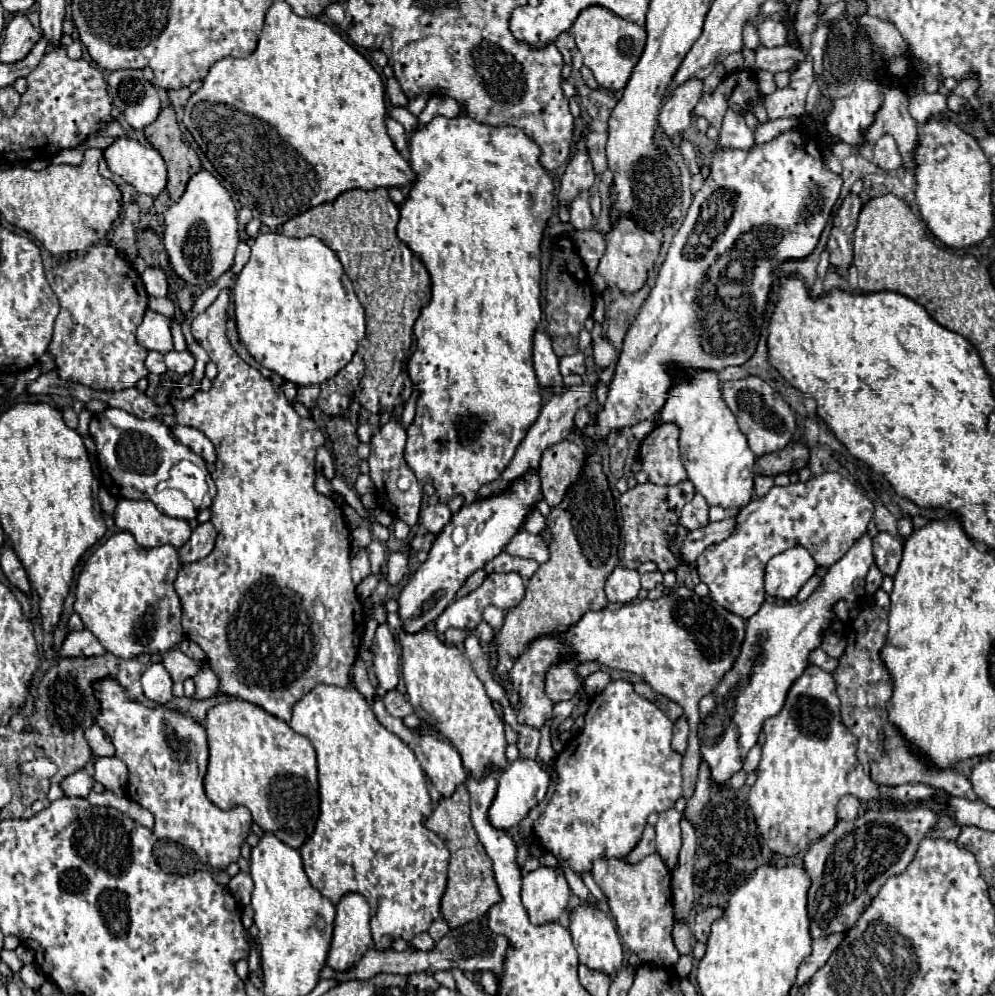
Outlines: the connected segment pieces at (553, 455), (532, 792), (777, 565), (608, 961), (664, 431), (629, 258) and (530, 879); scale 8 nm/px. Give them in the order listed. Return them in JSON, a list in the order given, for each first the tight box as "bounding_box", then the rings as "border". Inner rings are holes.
[{"bounding_box":[538,441,584,507],"border":[[[560,441],[544,451],[538,477],[542,485],[542,495],[550,507],[556,507],[562,501],[566,489],[578,479],[584,457],[584,445],[578,445],[574,441]]]},{"bounding_box":[490,757,550,829],"border":[[[518,757],[506,767],[506,771],[498,781],[498,793],[490,807],[490,823],[498,829],[510,829],[518,825],[528,815],[528,811],[546,797],[548,785],[550,785],[550,773],[542,767],[540,759]]]},{"bounding_box":[766,547,816,599],"border":[[[792,547],[766,565],[766,593],[780,599],[792,599],[802,585],[816,575],[816,561],[804,547]]]},{"bounding_box":[570,903,622,975],"border":[[[584,903],[584,905],[578,905],[576,909],[572,909],[570,933],[572,933],[572,941],[574,941],[574,947],[578,951],[582,965],[596,969],[596,971],[604,971],[608,975],[622,967],[622,943],[616,933],[614,921],[604,911],[600,911],[596,905]]]},{"bounding_box":[640,423,686,485],"border":[[[664,423],[658,425],[640,445],[640,461],[642,461],[642,469],[648,473],[650,483],[656,485],[676,485],[680,481],[686,479],[686,471],[684,465],[680,461],[680,453],[678,453],[678,427],[672,423]]]},{"bounding_box":[592,213,660,293],"border":[[[630,213],[620,215],[612,223],[612,231],[606,235],[606,241],[608,241],[606,253],[600,259],[596,277],[592,281],[594,287],[596,287],[596,291],[602,293],[606,287],[612,287],[612,285],[616,285],[620,291],[626,291],[626,293],[638,291],[644,285],[644,281],[646,281],[648,269],[652,267],[652,263],[658,257],[660,241],[656,239],[654,233],[648,233],[646,229],[642,229]]]},{"bounding_box":[522,867,570,925],"border":[[[538,867],[522,877],[522,903],[534,925],[558,921],[570,897],[568,883],[556,867]]]}]

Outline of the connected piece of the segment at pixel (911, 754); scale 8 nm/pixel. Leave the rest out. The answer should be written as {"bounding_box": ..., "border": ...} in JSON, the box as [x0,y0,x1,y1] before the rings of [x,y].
{"bounding_box":[834,591,976,799],"border":[[[876,591],[872,599],[868,599],[872,603],[866,603],[860,607],[860,613],[854,621],[850,621],[844,629],[844,637],[846,637],[846,651],[844,655],[840,657],[840,667],[834,671],[834,681],[836,681],[836,693],[842,701],[842,721],[844,725],[858,737],[858,761],[870,769],[870,777],[880,783],[880,785],[906,785],[906,783],[924,783],[924,785],[930,785],[930,787],[936,787],[936,789],[942,789],[946,791],[948,795],[956,795],[956,797],[966,797],[966,799],[976,799],[976,793],[972,791],[972,785],[968,781],[966,775],[958,773],[956,769],[940,769],[940,767],[934,767],[926,761],[924,753],[916,751],[912,747],[912,743],[898,731],[898,727],[894,727],[888,719],[888,713],[886,713],[886,703],[890,701],[892,697],[892,675],[888,673],[880,653],[882,649],[886,647],[888,639],[886,639],[886,633],[888,633],[888,613],[890,613],[890,597],[888,593],[884,591]]]}

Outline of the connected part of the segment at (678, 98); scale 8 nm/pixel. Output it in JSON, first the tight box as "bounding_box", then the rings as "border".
{"bounding_box":[658,79,702,139],"border":[[[698,79],[686,81],[678,89],[674,89],[672,97],[664,103],[660,111],[658,117],[660,131],[670,139],[682,135],[690,127],[692,111],[700,101],[700,97],[702,97],[702,81]]]}

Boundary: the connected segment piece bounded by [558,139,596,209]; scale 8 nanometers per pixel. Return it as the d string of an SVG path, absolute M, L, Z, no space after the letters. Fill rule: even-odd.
M582 139L580 143L576 143L576 155L568 163L564 177L560 181L560 193L558 193L560 203L566 203L568 209L570 209L572 199L576 199L576 195L580 191L590 189L592 183L594 183L594 177L596 177L596 173L594 173L590 159L588 159L586 145L584 145L584 139Z

